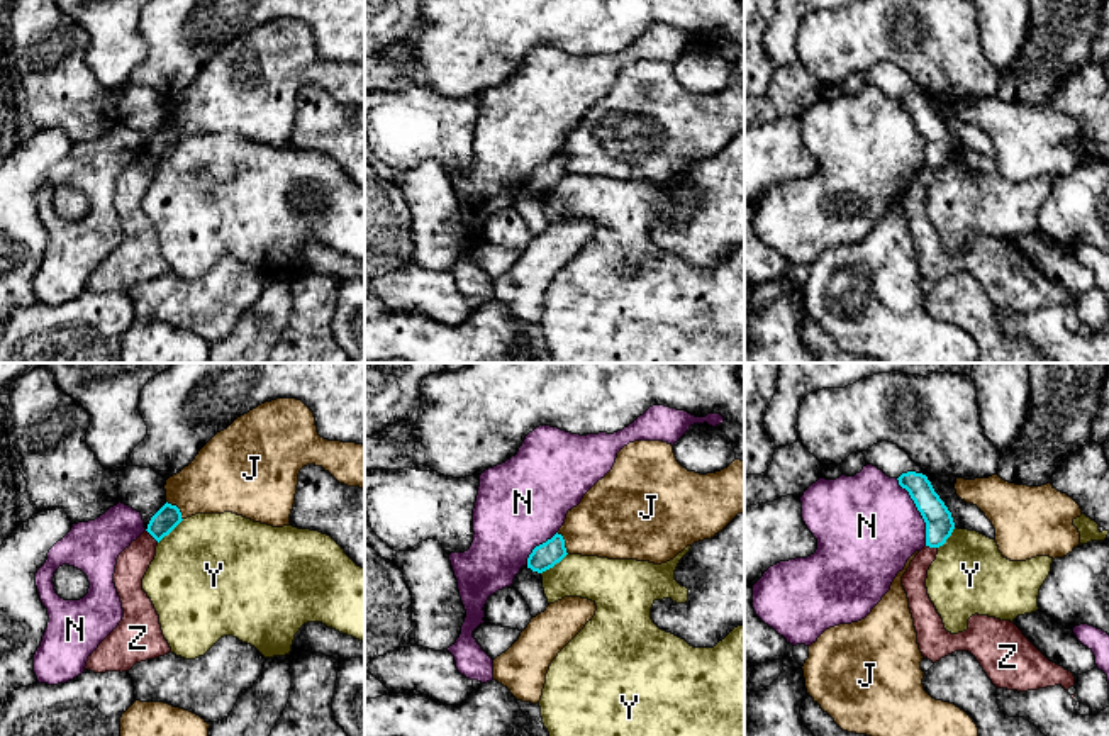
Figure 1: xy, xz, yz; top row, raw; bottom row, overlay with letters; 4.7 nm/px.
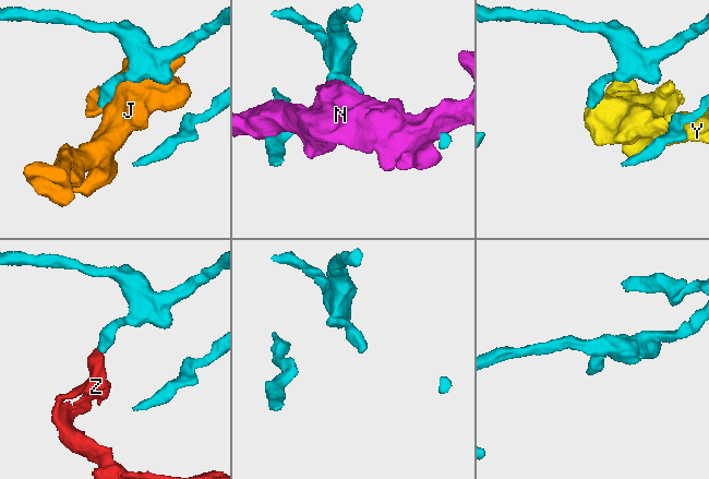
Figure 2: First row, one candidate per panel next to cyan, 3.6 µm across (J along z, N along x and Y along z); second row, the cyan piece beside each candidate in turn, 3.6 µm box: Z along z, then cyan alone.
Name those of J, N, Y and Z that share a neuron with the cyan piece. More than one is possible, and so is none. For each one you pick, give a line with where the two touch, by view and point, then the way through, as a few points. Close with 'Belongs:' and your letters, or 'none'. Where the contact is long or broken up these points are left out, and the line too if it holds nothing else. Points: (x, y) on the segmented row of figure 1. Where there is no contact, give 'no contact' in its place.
Belongs: none

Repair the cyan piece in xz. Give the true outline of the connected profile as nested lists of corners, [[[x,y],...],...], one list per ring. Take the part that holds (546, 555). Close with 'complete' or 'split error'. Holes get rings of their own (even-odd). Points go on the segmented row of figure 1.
[[[556,532],[551,539],[532,549],[527,558],[527,568],[543,573],[560,563],[566,555],[565,539]]]; complete

